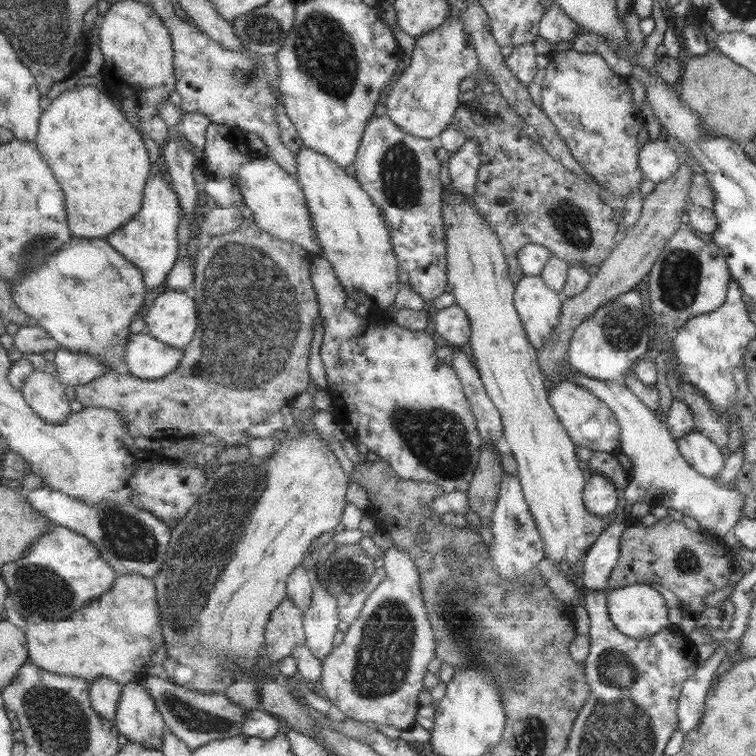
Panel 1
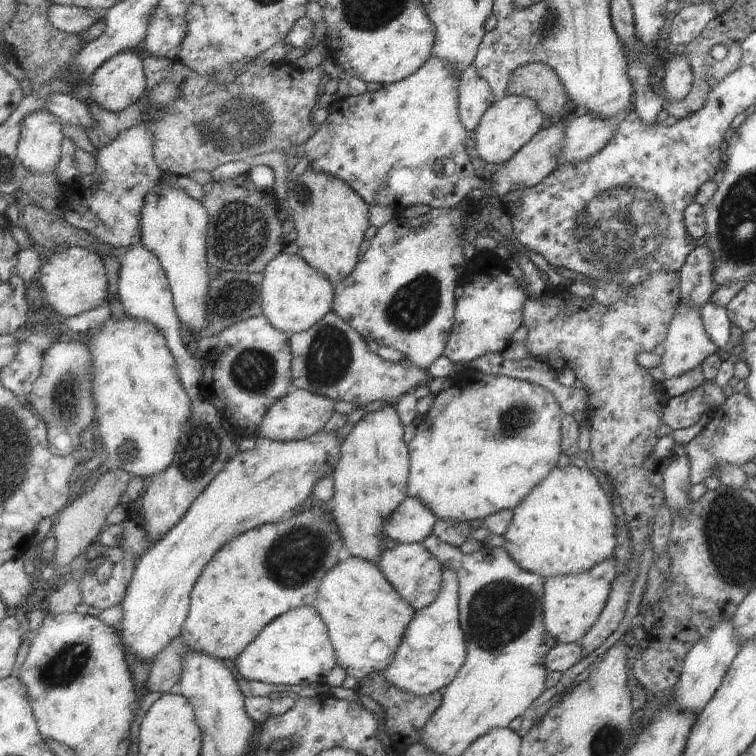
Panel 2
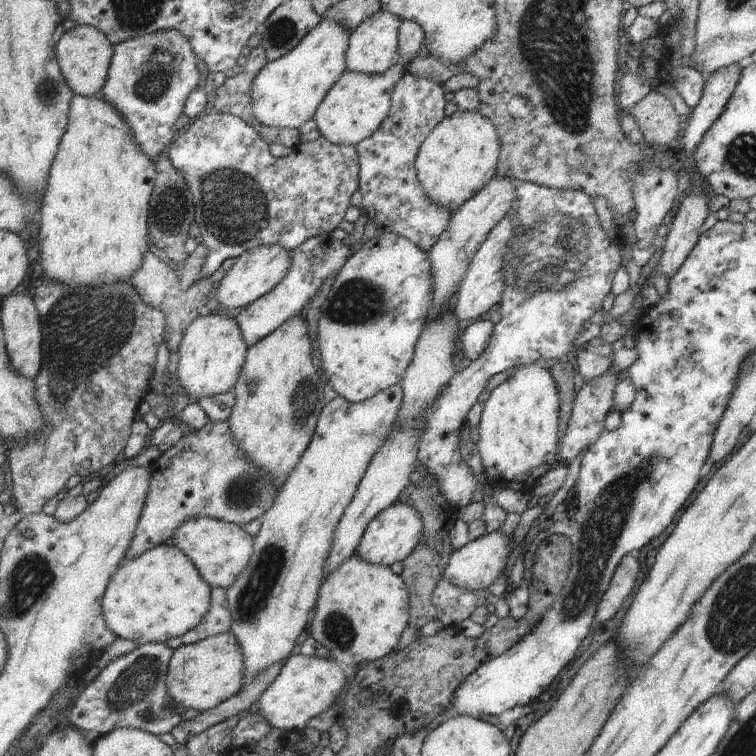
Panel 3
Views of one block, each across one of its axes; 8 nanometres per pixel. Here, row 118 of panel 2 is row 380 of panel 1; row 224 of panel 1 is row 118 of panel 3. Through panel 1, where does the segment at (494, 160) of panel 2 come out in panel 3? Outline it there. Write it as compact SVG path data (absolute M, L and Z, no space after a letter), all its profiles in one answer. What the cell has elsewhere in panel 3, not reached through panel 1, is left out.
M456 111L428 137L419 154L419 179L426 192L454 212L491 181L496 174L501 140L495 123L480 111Z

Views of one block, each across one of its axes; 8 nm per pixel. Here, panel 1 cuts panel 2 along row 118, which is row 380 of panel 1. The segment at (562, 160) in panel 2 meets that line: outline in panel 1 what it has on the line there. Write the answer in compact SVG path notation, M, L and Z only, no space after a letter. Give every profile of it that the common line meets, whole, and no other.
M566 360L562 379L580 385L600 399L613 412L620 427L622 459L625 461L628 486L624 500L628 504L646 502L662 505L692 517L702 530L722 540L729 530L736 527L742 516L744 498L729 487L720 486L696 472L678 452L677 442L672 438L660 411L650 410L638 397L618 380L598 380L577 371Z

